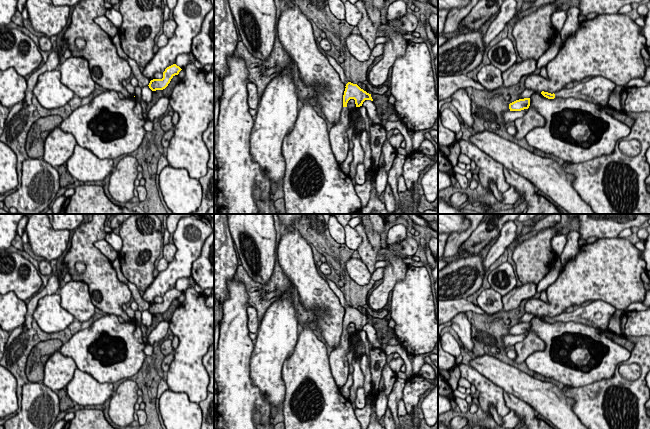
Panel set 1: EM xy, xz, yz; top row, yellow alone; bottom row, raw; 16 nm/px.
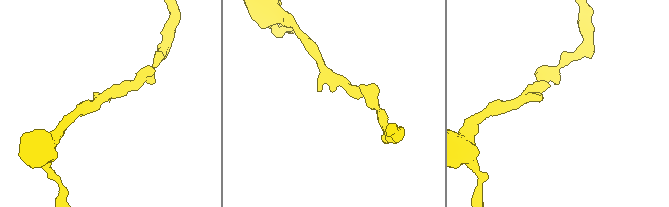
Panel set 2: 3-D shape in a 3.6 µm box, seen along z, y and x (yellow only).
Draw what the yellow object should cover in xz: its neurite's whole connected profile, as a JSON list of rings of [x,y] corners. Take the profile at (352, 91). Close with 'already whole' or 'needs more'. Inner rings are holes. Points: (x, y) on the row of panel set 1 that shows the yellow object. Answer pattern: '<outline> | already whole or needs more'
[[[348,82],[345,87],[340,122],[329,131],[331,150],[339,164],[345,161],[350,150],[347,135],[347,125],[350,119],[350,111],[347,108],[348,101],[354,99],[356,107],[362,106],[365,100],[373,101],[371,94],[361,89],[357,84]]] | needs more

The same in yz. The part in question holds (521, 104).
[[[530,98],[516,100],[509,104],[510,111],[521,111],[528,109],[530,106]]] | already whole

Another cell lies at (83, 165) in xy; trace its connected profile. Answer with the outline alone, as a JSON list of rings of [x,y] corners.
[[[78,144],[66,165],[73,179],[81,182],[104,181],[114,170],[113,159],[100,159]]]

